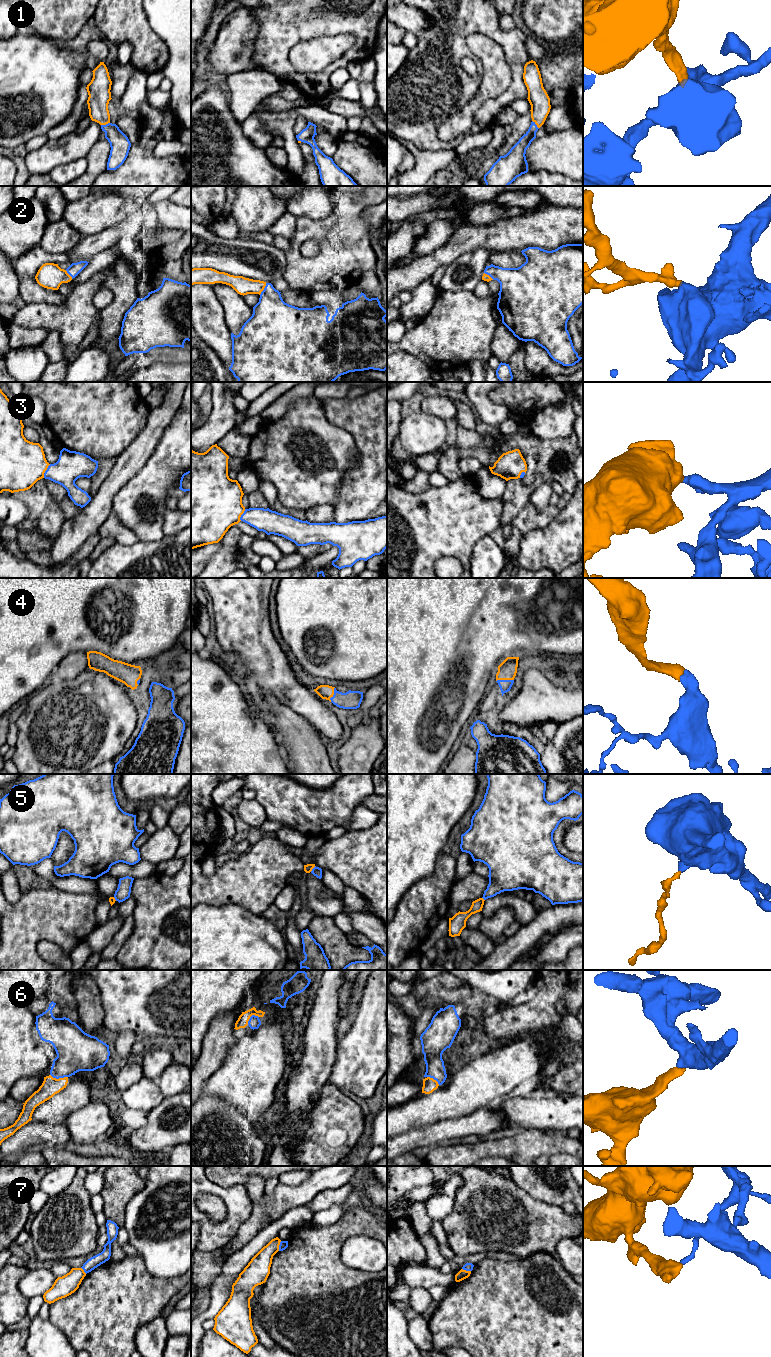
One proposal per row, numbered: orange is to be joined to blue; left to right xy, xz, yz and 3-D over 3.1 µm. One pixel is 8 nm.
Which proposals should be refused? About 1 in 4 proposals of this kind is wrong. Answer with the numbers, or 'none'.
5, 7

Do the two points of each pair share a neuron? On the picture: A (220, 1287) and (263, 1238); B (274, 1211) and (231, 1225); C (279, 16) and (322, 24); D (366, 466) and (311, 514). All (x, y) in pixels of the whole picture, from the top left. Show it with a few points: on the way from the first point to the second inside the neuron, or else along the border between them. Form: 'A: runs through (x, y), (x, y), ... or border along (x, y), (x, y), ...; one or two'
A: runs through (226, 1275), (251, 1249); one
B: border along (253, 1203), (251, 1214), (230, 1240); two
C: runs through (290, 17), (311, 17); one
D: border along (331, 505), (334, 521); two

